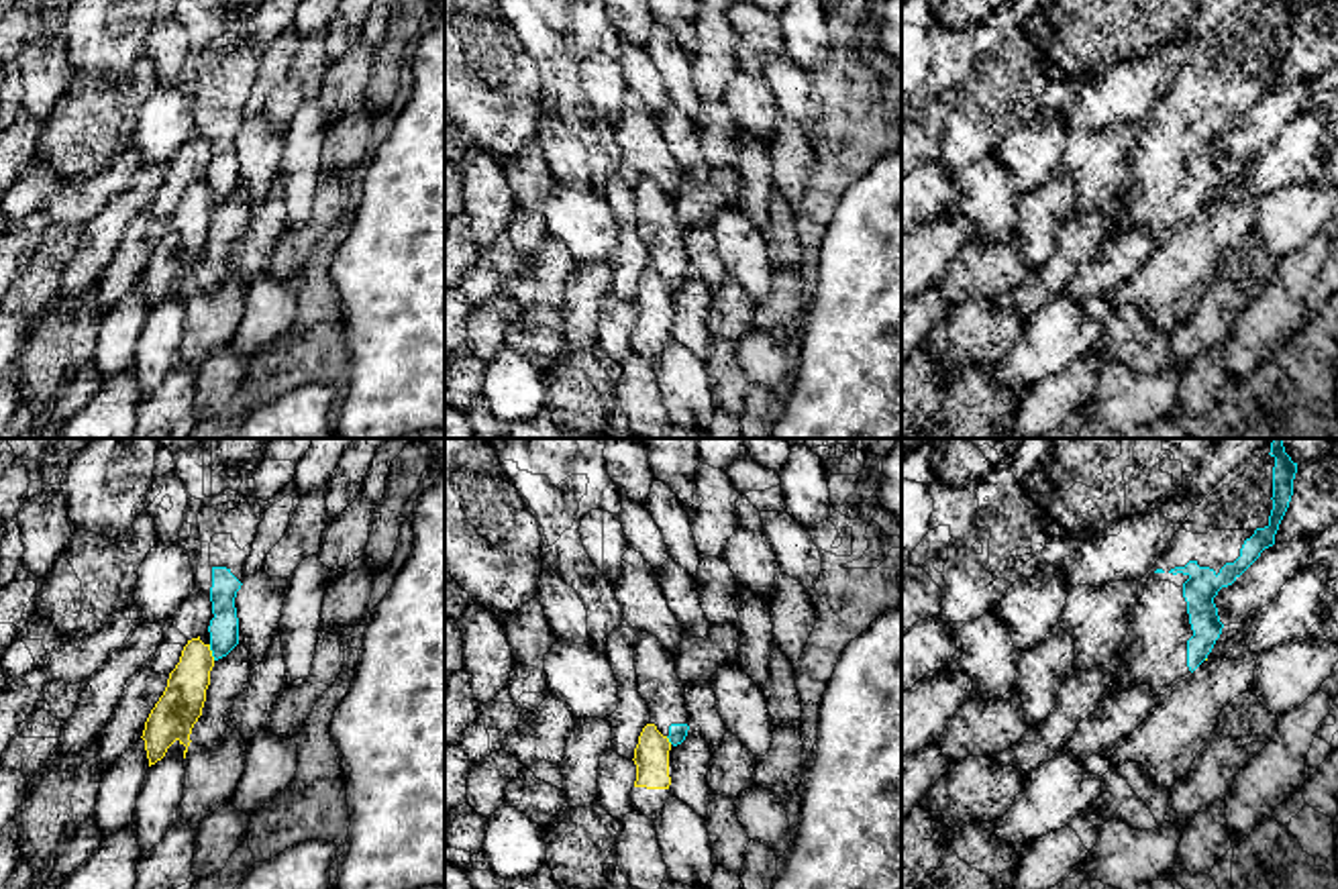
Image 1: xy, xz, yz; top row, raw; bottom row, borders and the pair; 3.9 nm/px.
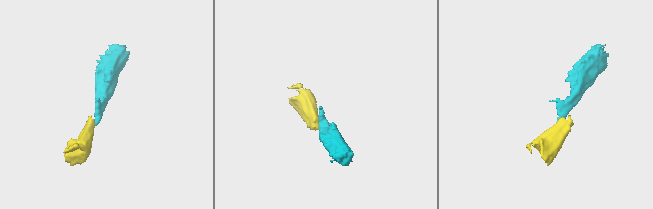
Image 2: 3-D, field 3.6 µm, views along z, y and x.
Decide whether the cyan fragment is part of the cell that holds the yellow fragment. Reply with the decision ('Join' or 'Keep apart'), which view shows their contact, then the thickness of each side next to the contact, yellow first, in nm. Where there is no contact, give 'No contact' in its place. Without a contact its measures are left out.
Keep apart. Touches yellow in xy. Thickness 170 nm (yellow) against 120 nm

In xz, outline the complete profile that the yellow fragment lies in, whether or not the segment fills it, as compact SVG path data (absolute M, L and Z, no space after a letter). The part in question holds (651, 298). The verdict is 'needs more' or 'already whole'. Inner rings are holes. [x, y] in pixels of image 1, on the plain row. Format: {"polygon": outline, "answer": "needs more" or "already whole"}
{"polygon": "M647 267L634 292L636 324L630 334L632 351L657 365L671 341L673 287L655 267Z", "answer": "needs more"}

